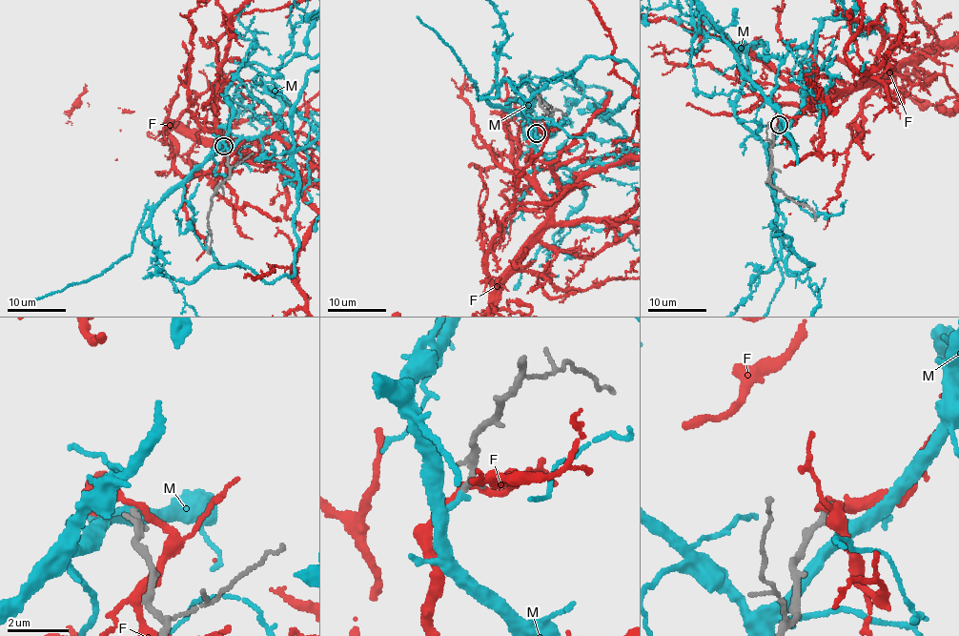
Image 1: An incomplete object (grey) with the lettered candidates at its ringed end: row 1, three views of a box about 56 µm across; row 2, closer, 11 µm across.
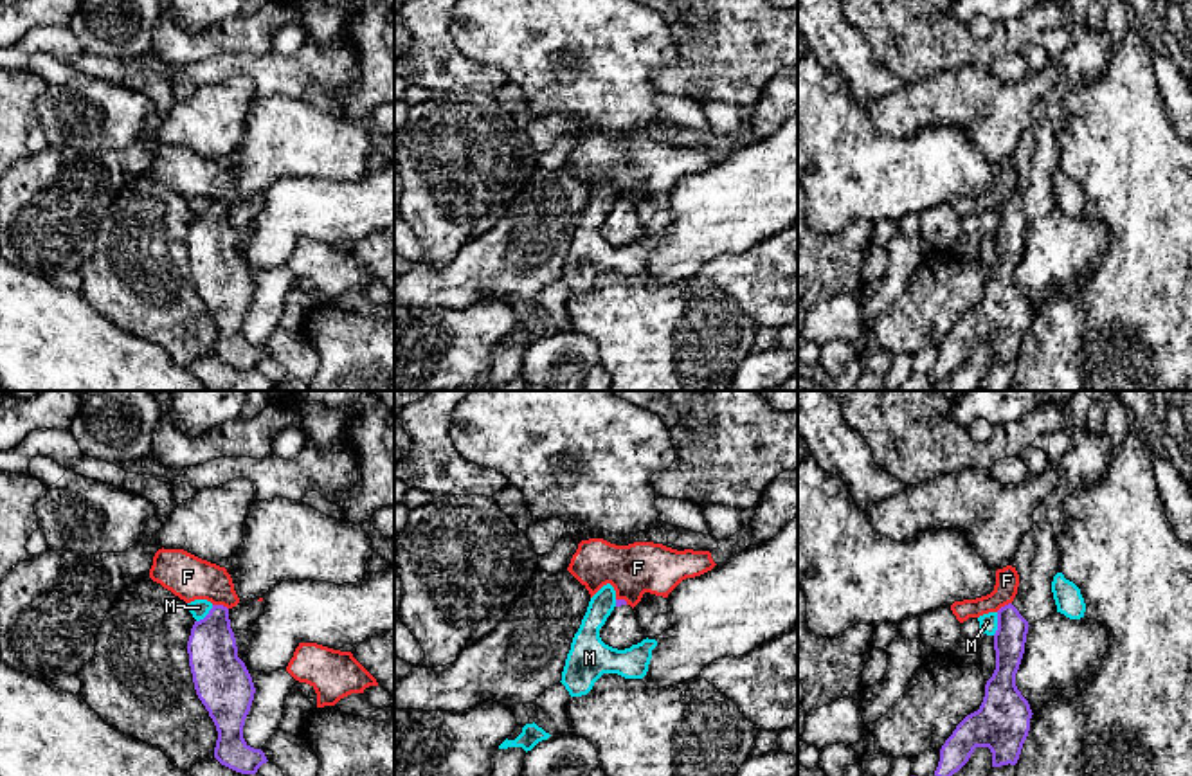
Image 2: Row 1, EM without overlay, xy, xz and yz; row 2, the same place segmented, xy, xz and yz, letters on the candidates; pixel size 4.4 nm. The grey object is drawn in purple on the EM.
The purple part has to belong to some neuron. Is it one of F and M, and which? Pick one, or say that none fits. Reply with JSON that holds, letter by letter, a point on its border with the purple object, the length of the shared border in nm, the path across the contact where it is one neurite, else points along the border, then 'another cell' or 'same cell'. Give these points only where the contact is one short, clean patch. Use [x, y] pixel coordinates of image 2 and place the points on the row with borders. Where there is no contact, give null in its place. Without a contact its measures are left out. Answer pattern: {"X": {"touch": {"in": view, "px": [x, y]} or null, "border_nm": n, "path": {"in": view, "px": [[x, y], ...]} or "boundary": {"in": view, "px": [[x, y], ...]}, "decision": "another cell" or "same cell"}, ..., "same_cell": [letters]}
{"F": {"touch": {"in": "xy", "px": [220, 605]}, "border_nm": 80, "boundary": {"in": "xy", "px": [[213, 604], [222, 604], [227, 609]]}, "decision": "another cell"}, "M": {"touch": {"in": "yz", "px": [998, 623]}, "border_nm": 110, "boundary": {"in": "yz", "px": [[998, 613], [998, 629], [993, 634]]}, "decision": "another cell"}, "same_cell": []}

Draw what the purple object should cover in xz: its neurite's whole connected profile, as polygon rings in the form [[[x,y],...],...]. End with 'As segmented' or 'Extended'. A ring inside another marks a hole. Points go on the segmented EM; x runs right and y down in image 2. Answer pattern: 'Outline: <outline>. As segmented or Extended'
Outline: [[[616,600],[614,610],[600,628],[600,637],[605,645],[618,650],[630,648],[646,639],[634,609],[625,600]]]. Extended

